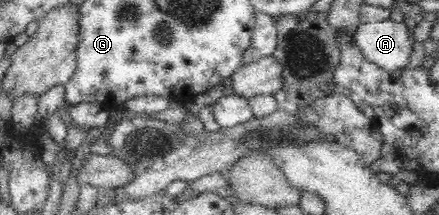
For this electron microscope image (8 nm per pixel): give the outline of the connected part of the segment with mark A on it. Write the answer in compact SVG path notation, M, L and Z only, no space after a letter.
M391 20L359 24L355 41L367 61L390 74L410 65L416 42L404 22Z

